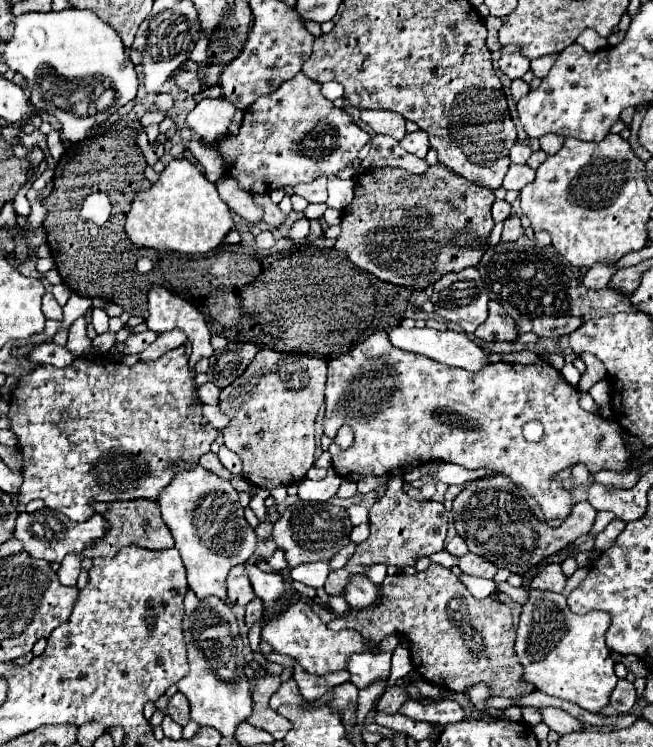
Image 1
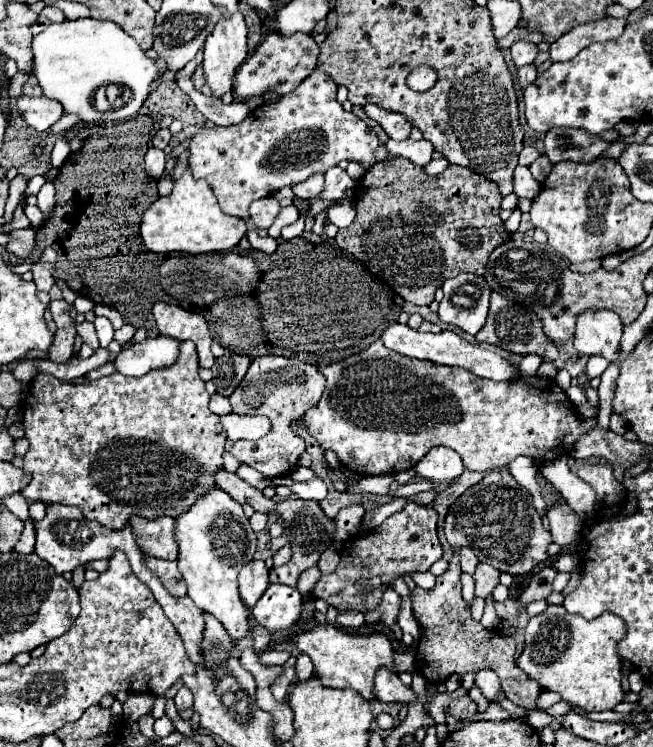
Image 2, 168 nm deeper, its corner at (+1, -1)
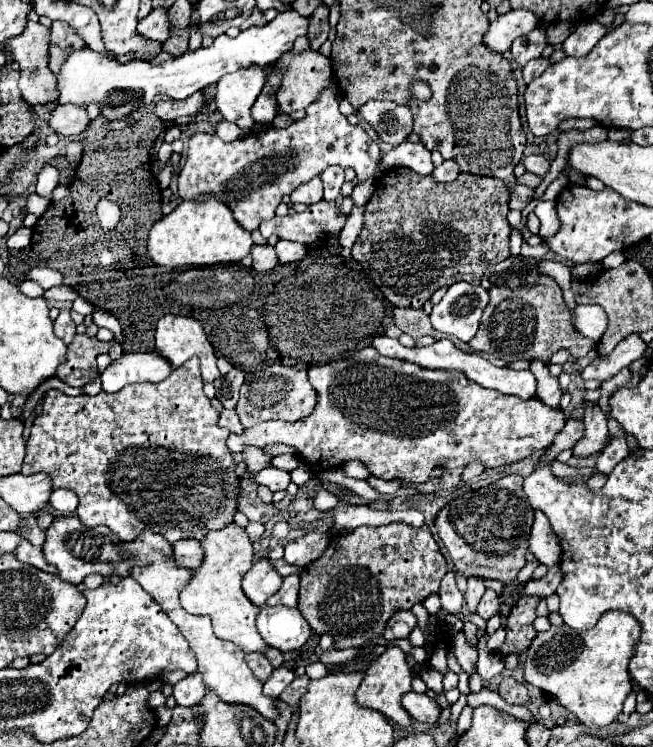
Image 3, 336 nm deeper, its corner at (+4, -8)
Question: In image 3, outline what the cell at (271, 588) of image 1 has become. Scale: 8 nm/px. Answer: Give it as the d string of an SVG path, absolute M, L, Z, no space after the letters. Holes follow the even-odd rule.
M263 606L257 616L257 630L269 646L281 652L299 650L311 638L311 628L301 612L287 606Z

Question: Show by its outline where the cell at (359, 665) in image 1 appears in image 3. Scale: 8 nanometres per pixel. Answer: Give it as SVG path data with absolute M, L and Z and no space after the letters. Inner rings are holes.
M407 692L403 696L403 708L417 720L425 724L437 724L441 716L441 706L431 700L427 694L417 694L417 692Z

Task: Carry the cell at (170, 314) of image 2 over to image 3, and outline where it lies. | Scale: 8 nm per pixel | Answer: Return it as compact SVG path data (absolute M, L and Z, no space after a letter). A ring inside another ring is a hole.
M167 314L157 322L155 332L155 350L169 360L173 368L181 366L189 356L197 356L201 360L203 382L213 382L221 374L217 370L217 356L213 352L211 342L201 326L201 322L187 316Z

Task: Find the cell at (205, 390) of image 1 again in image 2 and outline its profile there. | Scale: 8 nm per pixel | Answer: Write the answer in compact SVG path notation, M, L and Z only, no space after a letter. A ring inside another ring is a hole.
M214 393L214 395L210 397L210 409L212 409L216 415L228 415L228 413L232 413L232 407L230 407L228 399L222 397L222 395L218 395L218 393Z

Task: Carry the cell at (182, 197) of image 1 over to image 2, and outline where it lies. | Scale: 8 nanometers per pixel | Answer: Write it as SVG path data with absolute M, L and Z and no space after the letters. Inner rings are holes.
M186 167L182 177L174 181L172 193L156 199L144 211L140 235L146 249L154 253L218 253L238 245L238 241L246 235L246 221L222 213L214 189L206 181L196 181Z

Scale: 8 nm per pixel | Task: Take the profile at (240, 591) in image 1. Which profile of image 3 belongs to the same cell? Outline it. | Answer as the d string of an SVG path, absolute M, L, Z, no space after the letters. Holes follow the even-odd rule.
M259 560L245 574L245 578L243 578L243 590L245 590L247 598L253 604L263 606L265 600L269 596L273 596L281 588L281 582L283 582L283 576L277 574L277 570L273 568L271 562L269 560Z

